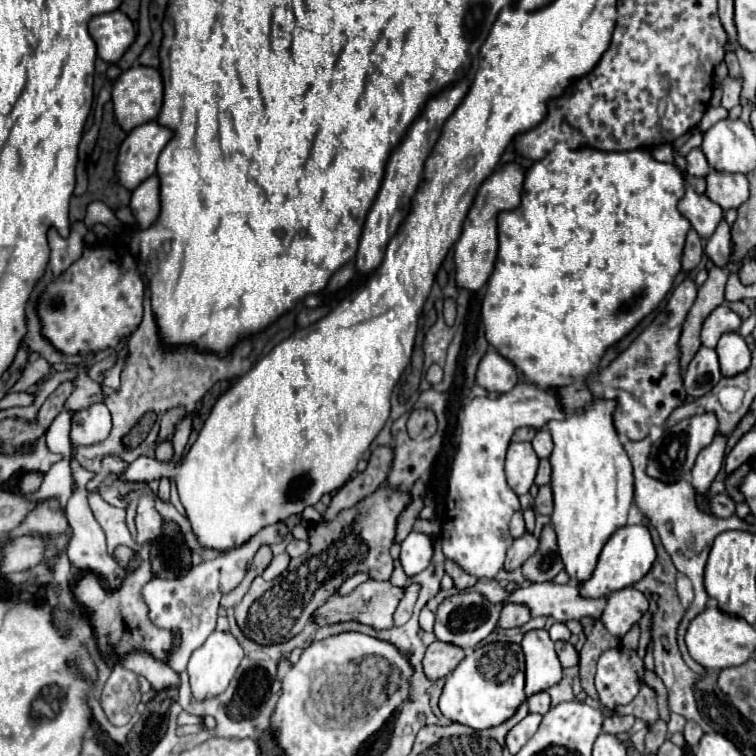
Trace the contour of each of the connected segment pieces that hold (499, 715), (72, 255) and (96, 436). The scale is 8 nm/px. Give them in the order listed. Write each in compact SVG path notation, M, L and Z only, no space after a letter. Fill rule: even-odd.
M489 643L469 653L455 671L447 675L439 709L451 721L469 725L473 729L489 729L501 725L515 715L517 707L525 701L525 661L519 645Z
M83 221L71 223L69 237L61 237L53 227L49 229L49 247L51 247L51 259L49 267L53 275L61 275L73 261L81 257L83 251L83 235L85 235L85 225Z
M105 403L79 409L71 417L71 443L75 447L103 441L111 431L111 415Z

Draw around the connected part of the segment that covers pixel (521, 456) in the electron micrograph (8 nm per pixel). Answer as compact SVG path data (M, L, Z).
M511 442L505 459L505 475L507 475L509 487L517 495L523 495L529 491L537 473L537 465L539 465L539 459L530 442Z

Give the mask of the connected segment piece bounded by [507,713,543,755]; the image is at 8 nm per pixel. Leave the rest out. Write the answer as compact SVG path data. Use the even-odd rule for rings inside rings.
M529 713L523 721L519 721L519 723L509 731L509 735L507 735L507 747L509 747L509 751L511 751L513 755L533 737L533 733L537 731L541 719L543 719L543 717L537 715L537 713Z

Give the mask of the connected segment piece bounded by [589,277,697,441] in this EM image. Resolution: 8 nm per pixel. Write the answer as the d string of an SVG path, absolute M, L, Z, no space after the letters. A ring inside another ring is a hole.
M683 279L675 291L671 293L667 307L653 319L653 323L631 343L627 351L623 351L607 369L589 375L589 389L597 399L615 399L615 427L619 435L625 435L631 441L639 441L649 435L653 425L663 427L669 413L683 405L685 391L679 367L679 335L681 325L695 303L697 285L693 279Z

